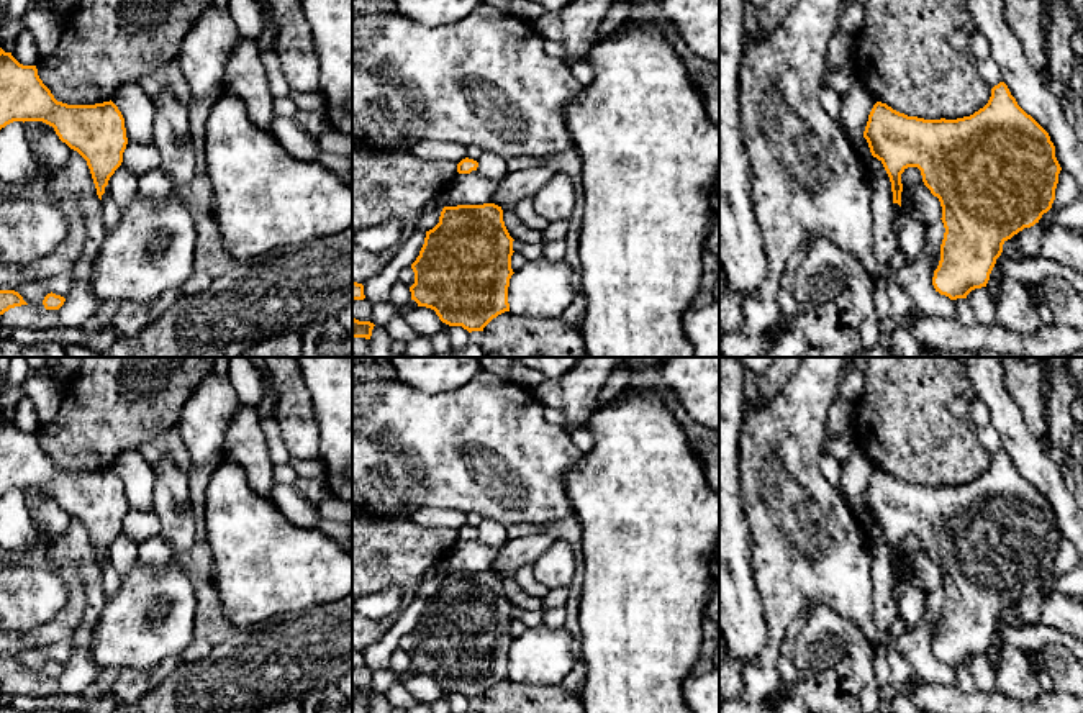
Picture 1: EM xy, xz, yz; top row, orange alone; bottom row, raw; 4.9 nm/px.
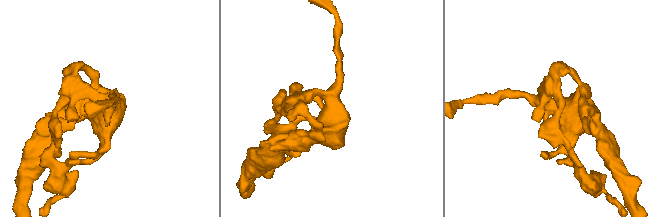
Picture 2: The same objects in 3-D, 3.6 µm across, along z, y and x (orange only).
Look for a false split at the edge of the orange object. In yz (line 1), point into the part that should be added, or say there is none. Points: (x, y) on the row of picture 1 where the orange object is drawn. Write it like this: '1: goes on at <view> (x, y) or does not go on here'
1: does not go on here

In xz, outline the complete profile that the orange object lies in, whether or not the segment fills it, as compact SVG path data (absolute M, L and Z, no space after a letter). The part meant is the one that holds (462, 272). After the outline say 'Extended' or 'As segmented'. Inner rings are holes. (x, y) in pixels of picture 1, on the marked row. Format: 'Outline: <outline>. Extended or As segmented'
Outline: M495 203L444 207L411 264L411 300L469 333L510 311L513 238Z. As segmented

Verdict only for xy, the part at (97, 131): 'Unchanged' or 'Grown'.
Unchanged

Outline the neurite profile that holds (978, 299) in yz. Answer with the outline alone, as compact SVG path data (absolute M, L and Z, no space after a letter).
M986 287L972 290L967 295L967 302L970 303L978 323L981 323L981 325L998 323L996 308L988 295Z

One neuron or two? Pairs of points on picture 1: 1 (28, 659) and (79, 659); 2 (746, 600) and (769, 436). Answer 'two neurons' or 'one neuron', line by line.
1: two neurons
2: two neurons

